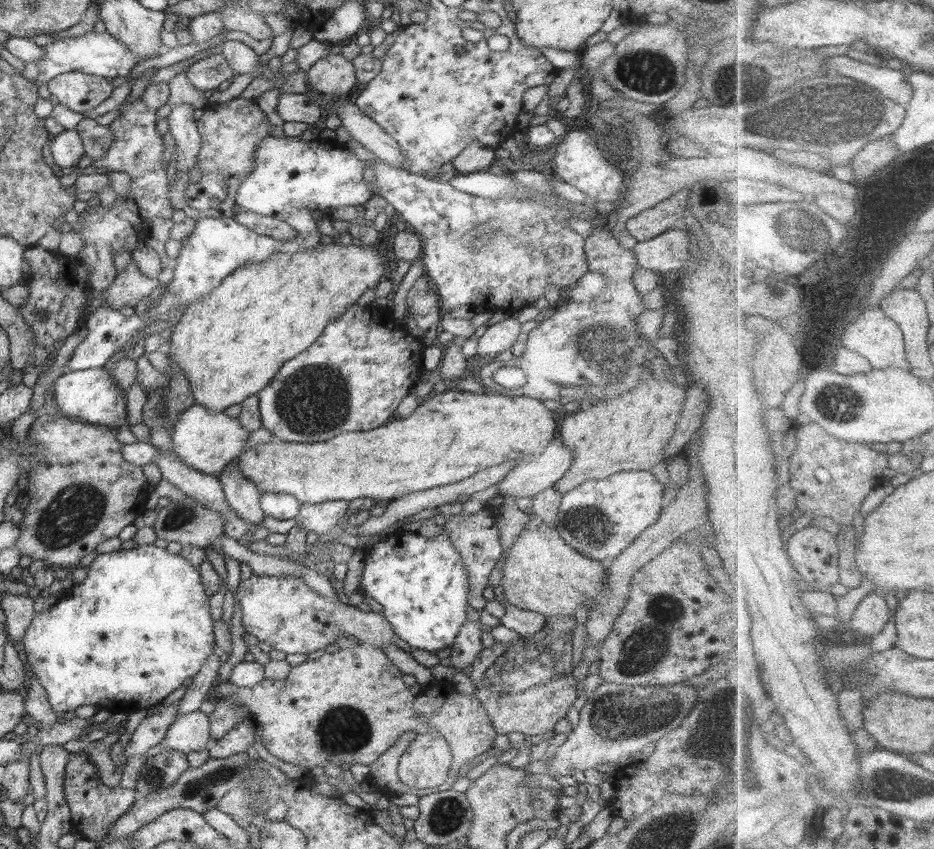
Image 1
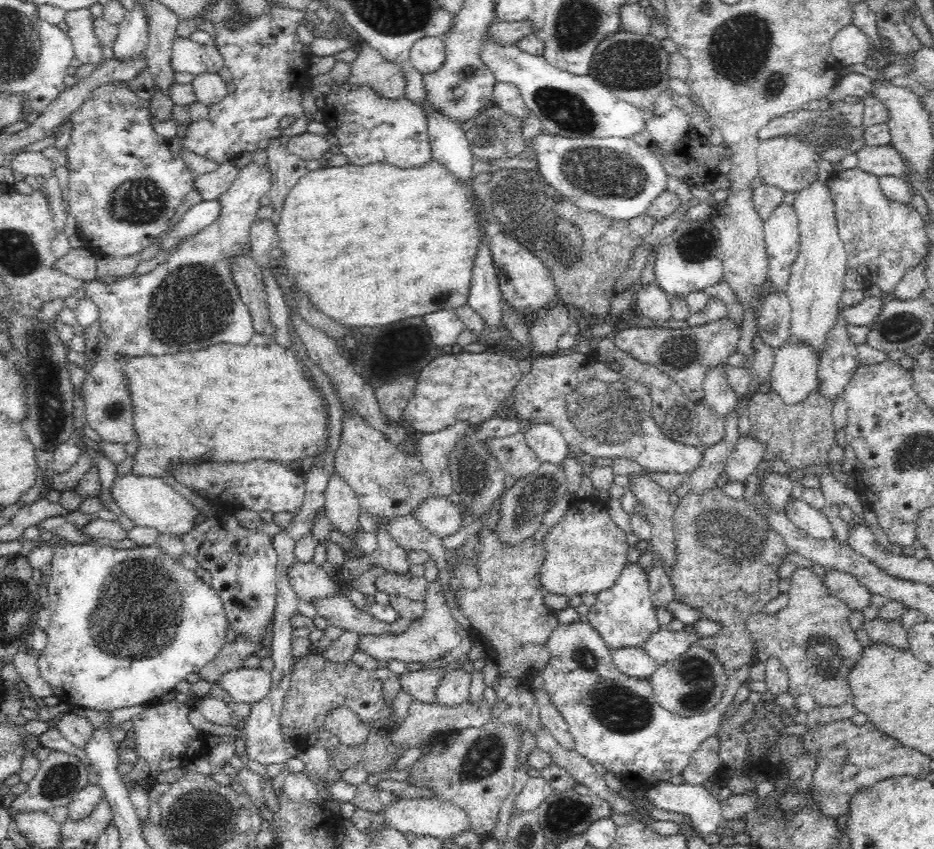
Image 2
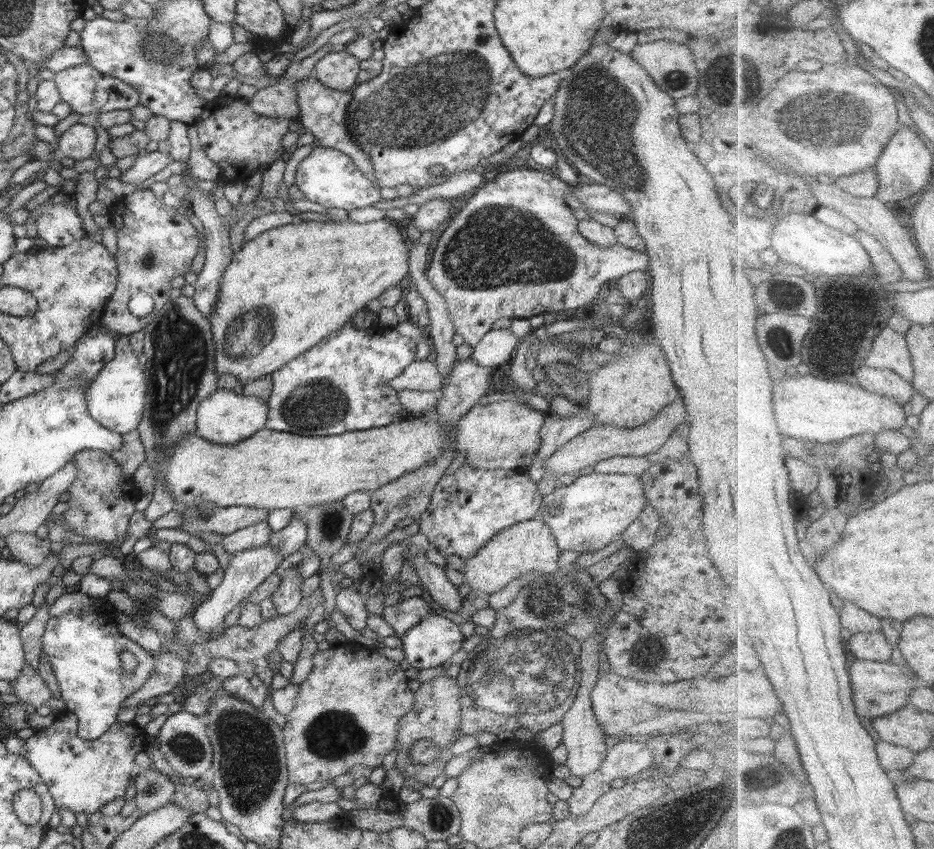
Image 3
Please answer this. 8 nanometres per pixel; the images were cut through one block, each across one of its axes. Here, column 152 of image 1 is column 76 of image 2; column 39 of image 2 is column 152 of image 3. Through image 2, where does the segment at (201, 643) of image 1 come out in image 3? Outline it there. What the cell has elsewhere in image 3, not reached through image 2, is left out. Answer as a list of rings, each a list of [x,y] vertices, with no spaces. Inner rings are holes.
[[[114,611],[110,612],[68,612],[62,616],[50,617],[46,622],[44,636],[42,636],[42,651],[48,653],[50,665],[54,671],[61,694],[66,704],[65,712],[74,713],[78,720],[78,736],[85,739],[97,739],[110,728],[117,720],[116,716],[122,711],[122,704],[128,696],[132,696],[149,678],[154,669],[155,653],[146,650],[137,642],[130,640],[117,627],[114,620]],[[128,650],[136,657],[138,666],[130,673],[124,673],[124,666],[120,653]]]

